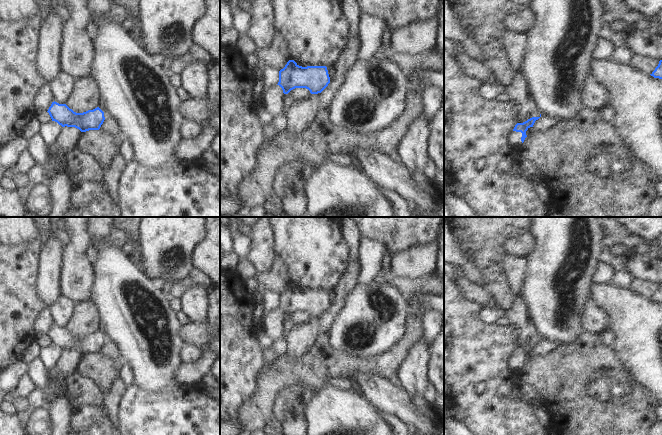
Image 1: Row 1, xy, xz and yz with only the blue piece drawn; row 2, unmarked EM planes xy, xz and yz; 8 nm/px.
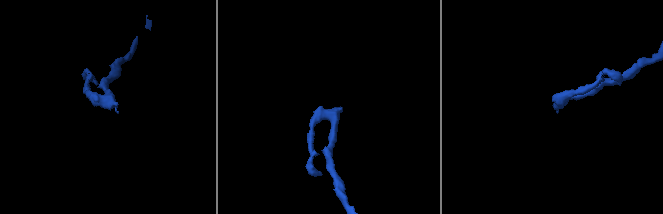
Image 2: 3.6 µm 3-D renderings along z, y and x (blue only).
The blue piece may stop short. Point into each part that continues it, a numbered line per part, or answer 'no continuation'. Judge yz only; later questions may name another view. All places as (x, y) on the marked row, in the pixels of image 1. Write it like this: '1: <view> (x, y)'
1: yz (514, 140)

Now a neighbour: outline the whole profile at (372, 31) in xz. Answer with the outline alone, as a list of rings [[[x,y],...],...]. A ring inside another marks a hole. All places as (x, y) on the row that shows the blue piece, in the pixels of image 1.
[[[361,12],[358,23],[358,38],[360,47],[358,51],[358,62],[365,62],[380,54],[382,42],[392,33],[383,19],[370,16]]]

